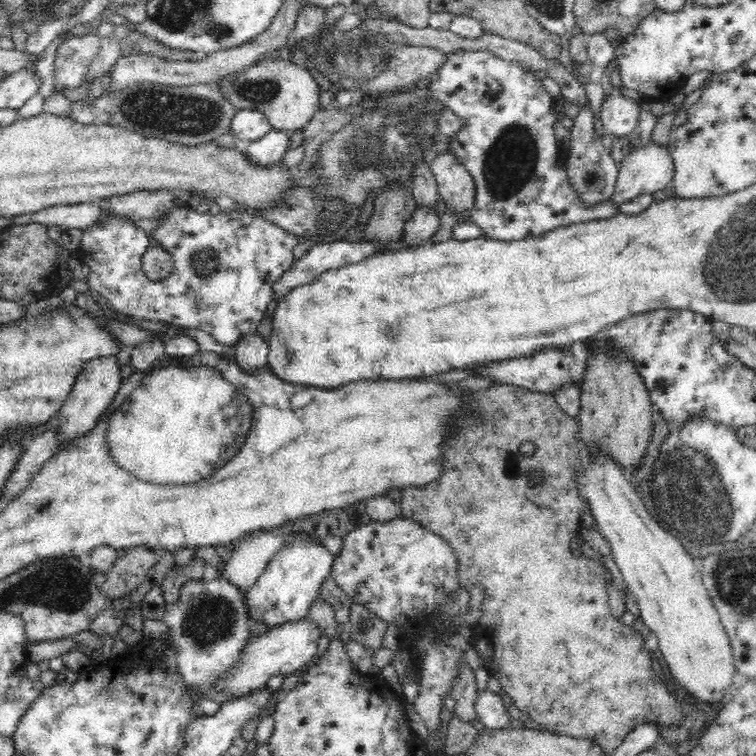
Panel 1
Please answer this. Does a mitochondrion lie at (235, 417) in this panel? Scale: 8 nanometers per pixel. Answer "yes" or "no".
yes

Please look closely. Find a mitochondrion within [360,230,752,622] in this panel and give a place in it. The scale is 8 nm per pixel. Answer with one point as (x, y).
(694, 493)

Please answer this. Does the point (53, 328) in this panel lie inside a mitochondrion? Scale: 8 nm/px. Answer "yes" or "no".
yes

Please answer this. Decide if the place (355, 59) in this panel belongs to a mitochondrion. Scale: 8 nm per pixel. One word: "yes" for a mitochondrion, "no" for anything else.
yes

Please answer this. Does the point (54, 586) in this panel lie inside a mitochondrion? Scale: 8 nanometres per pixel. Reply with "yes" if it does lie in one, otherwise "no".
yes

